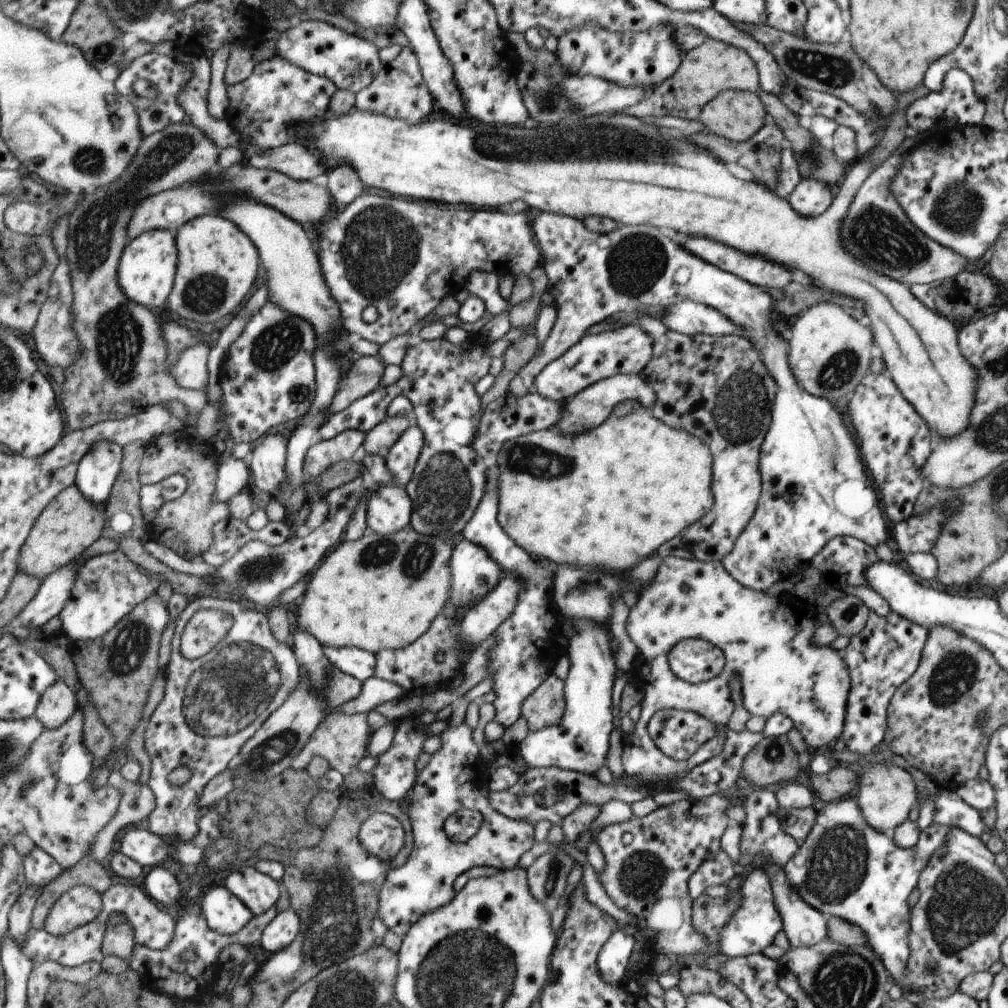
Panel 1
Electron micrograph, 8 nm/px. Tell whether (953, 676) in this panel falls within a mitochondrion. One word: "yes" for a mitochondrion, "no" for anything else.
yes

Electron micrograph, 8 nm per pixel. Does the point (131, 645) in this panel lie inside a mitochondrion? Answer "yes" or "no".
yes

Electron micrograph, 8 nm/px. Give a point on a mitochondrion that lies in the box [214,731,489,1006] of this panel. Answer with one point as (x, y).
(333, 925)

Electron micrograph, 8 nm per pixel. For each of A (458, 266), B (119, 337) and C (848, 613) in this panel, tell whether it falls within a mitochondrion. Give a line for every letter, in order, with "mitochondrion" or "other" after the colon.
A: other
B: mitochondrion
C: mitochondrion

